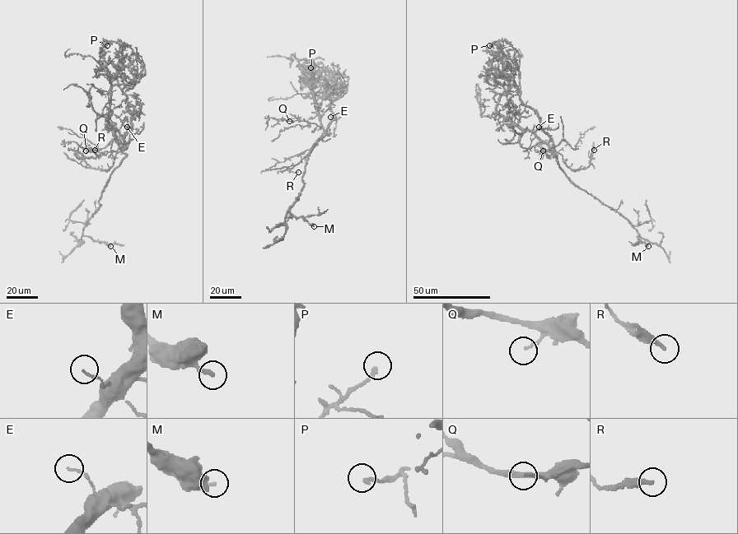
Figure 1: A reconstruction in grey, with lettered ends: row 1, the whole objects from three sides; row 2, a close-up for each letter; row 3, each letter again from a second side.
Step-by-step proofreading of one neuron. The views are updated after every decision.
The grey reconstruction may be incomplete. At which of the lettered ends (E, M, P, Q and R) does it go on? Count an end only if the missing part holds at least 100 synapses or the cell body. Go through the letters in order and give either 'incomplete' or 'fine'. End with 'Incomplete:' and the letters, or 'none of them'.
E: fine
M: fine
P: fine
Q: fine
R: fine
Incomplete: none of them

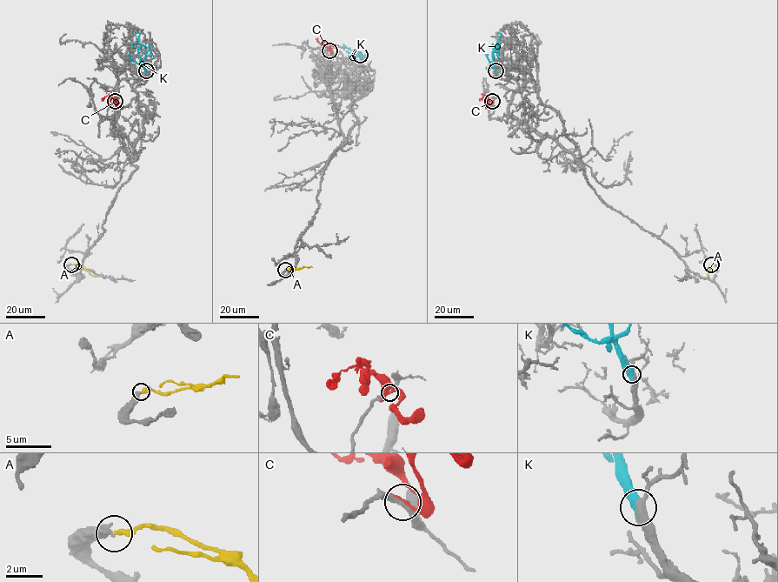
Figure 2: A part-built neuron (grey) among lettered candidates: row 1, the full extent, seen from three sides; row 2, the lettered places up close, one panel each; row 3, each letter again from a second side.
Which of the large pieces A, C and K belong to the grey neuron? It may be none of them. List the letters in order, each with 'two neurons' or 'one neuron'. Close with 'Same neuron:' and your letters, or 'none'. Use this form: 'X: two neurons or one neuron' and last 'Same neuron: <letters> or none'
A: two neurons
C: two neurons
K: one neuron
Same neuron: K

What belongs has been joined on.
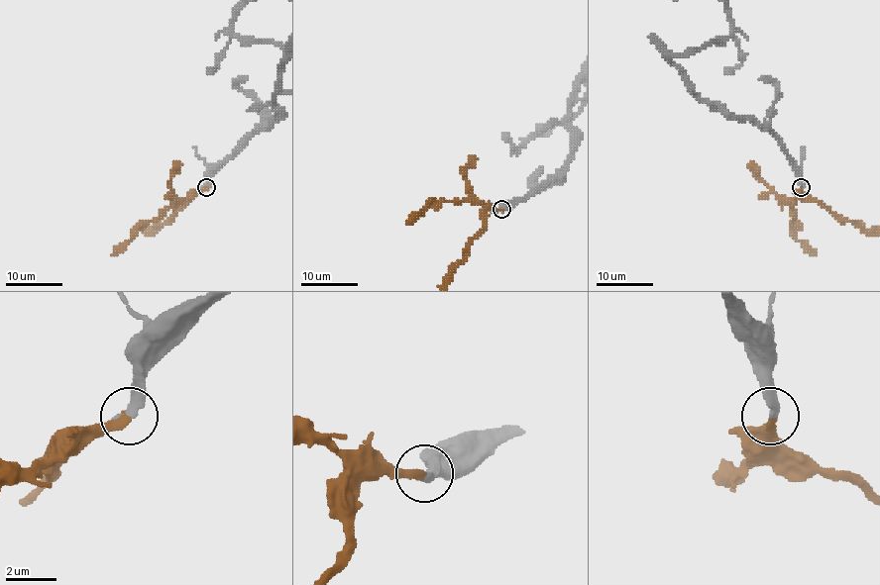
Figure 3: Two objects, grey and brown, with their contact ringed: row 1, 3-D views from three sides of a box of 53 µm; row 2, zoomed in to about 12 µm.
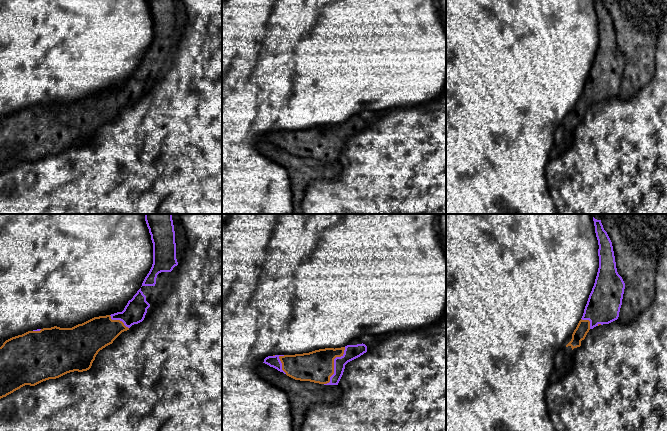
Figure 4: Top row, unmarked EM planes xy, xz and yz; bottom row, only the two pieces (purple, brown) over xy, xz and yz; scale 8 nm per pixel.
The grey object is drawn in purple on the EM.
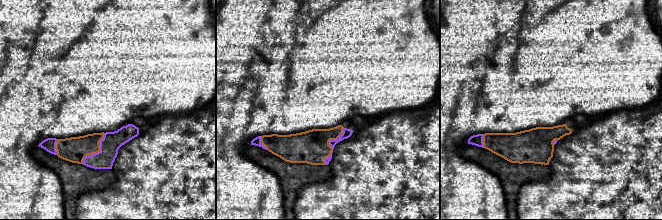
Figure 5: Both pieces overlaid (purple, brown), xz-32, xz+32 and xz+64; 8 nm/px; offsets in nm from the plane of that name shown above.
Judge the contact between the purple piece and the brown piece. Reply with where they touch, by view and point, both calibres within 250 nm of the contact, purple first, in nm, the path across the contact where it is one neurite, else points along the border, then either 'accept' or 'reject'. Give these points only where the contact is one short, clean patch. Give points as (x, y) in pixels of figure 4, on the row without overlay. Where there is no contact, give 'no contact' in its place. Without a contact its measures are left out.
meets purple in xz at (334, 141); 120 nm thick on the purple side, 260 nm on the other; accept

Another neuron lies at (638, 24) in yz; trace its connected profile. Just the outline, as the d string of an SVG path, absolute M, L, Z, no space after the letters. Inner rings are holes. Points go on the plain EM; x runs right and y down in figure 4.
M602 0L613 22L616 44L625 59L618 97L627 100L638 93L656 72L656 47L661 34L667 30L667 0Z

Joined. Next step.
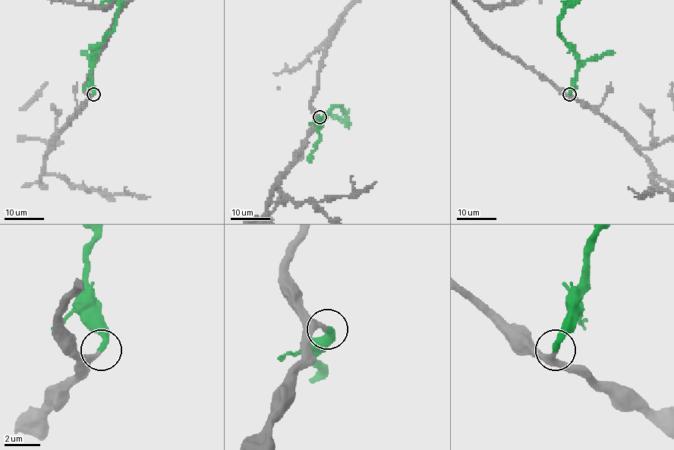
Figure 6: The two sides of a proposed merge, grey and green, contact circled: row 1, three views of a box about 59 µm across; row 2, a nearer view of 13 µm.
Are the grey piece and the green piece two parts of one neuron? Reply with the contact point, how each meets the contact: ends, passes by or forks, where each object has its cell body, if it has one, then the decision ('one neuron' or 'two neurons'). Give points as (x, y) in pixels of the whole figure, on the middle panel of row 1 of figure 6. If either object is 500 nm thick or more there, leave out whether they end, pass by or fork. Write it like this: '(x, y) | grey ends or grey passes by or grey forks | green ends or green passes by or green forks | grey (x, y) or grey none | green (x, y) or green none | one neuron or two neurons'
(319, 117) | grey ends | green ends | grey none | green none | one neuron

